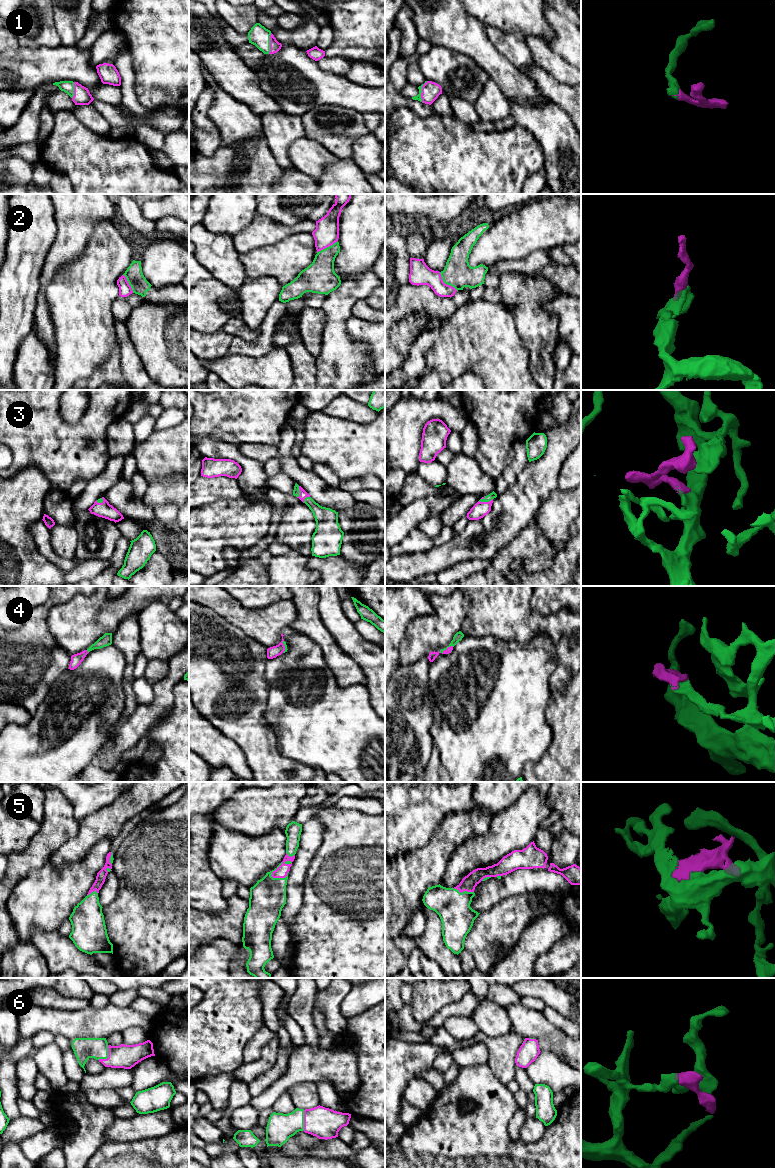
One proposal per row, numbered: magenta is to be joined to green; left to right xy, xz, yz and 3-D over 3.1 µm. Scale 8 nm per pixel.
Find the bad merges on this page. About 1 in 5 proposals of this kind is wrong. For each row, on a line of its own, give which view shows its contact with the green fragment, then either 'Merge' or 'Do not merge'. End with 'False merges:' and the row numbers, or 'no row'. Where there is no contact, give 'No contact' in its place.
1: Touches green in yz. Merge
2: Touches green in yz. Do not merge
3: Touches green in yz. Merge
4: Touches green in xz. Merge
5: Touches green in xz. Merge
6: Touches green in xy. Merge
False merges: 2

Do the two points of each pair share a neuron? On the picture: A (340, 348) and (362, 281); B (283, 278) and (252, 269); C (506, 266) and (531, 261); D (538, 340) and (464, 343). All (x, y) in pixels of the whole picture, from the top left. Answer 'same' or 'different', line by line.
A: same
B: same
C: same
D: different

